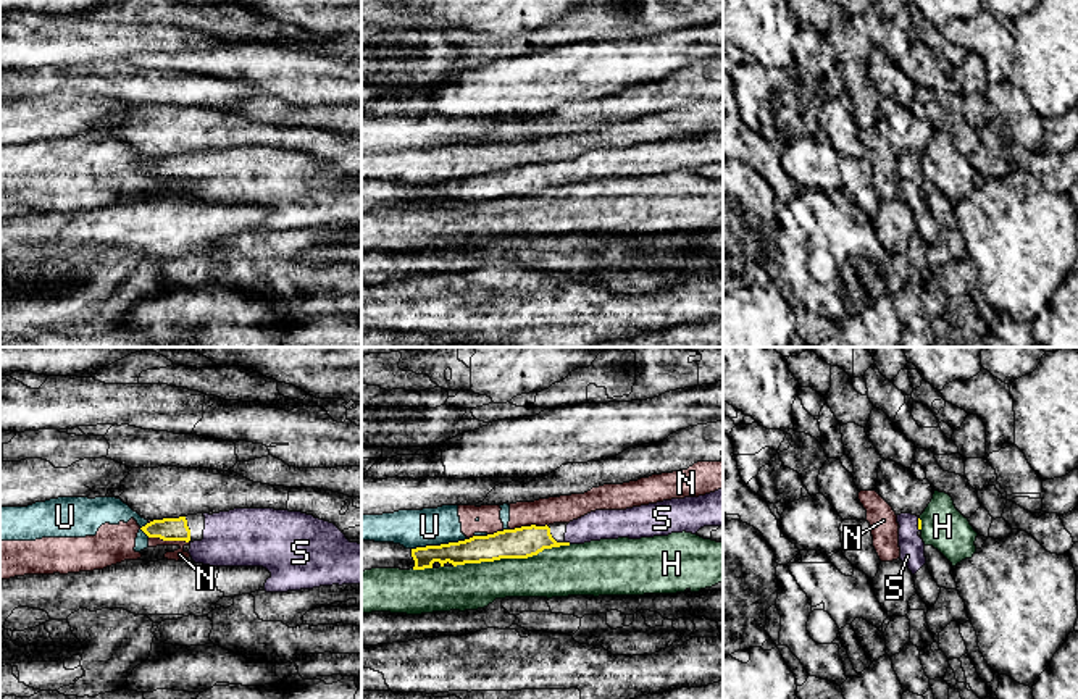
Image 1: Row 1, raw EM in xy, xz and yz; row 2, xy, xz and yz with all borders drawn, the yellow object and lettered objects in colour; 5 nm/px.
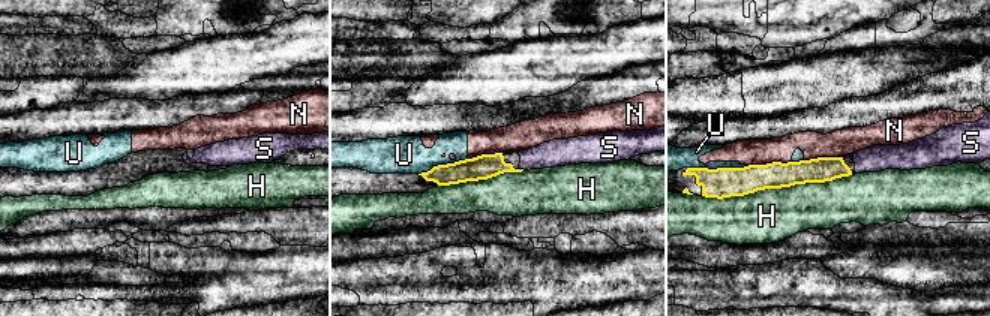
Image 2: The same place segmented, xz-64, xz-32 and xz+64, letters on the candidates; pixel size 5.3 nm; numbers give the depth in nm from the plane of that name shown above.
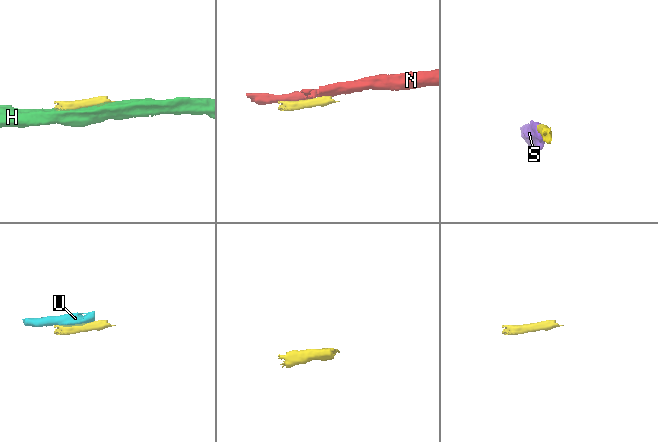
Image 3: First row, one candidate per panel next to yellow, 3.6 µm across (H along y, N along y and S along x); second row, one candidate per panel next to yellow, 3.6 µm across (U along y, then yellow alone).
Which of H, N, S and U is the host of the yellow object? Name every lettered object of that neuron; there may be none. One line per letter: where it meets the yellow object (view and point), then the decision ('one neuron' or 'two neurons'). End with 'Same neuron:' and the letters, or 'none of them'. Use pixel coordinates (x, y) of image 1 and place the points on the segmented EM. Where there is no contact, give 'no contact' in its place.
H: xz (512, 557) | two neurons
N: xy (170, 539) | two neurons
S: xz (568, 543) | one neuron
U: xz (441, 544) | two neurons
Same neuron: S

